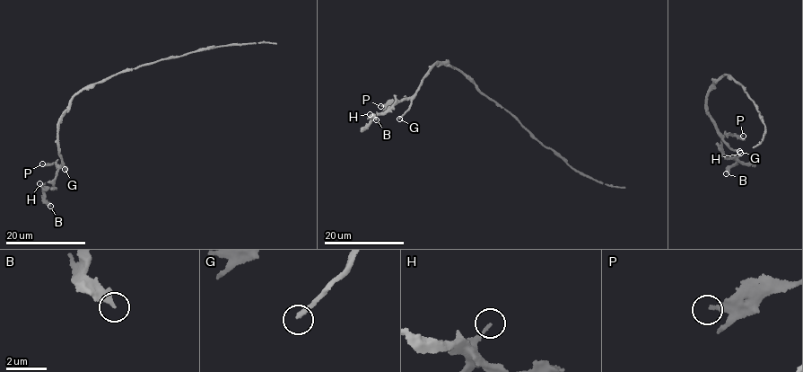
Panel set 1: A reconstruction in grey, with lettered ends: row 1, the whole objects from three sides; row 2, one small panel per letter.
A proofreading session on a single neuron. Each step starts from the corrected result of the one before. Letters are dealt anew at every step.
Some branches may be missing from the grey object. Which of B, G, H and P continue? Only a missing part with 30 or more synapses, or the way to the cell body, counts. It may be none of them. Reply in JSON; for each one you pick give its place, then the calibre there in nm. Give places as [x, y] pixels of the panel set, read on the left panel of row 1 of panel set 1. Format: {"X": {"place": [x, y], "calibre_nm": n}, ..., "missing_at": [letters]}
{"G": {"place": [65, 169], "calibre_nm": 280}, "missing_at": ["G"]}

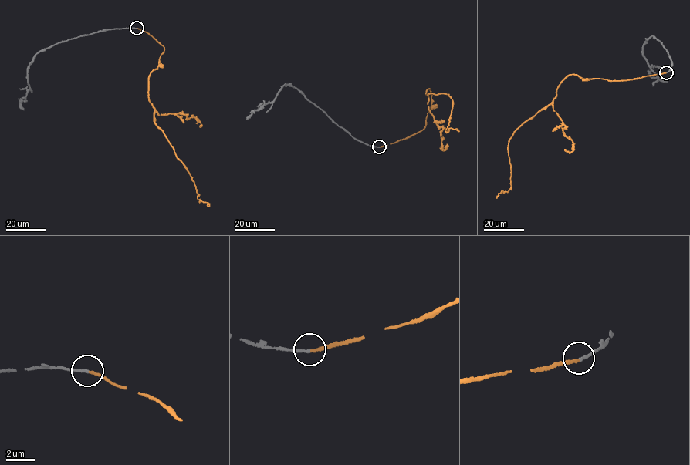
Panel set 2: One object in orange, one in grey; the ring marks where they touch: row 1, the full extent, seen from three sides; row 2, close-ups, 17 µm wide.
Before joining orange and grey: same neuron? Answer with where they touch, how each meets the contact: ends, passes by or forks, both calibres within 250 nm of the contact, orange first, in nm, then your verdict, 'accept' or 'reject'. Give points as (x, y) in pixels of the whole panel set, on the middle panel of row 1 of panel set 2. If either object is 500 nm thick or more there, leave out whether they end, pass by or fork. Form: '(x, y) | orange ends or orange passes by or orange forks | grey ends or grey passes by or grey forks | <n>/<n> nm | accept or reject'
(379, 146) | orange ends | grey ends | 170/170 nm | accept

